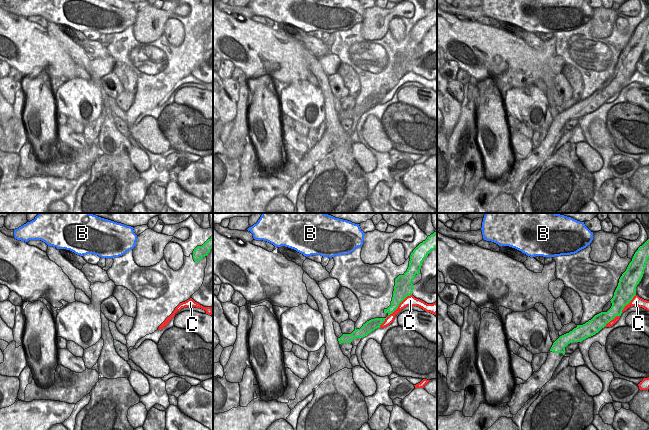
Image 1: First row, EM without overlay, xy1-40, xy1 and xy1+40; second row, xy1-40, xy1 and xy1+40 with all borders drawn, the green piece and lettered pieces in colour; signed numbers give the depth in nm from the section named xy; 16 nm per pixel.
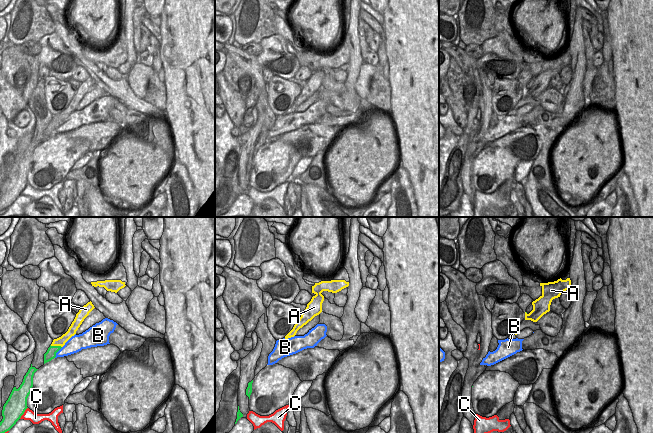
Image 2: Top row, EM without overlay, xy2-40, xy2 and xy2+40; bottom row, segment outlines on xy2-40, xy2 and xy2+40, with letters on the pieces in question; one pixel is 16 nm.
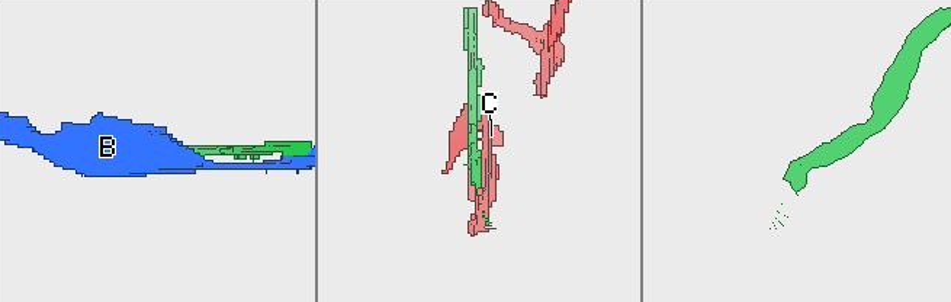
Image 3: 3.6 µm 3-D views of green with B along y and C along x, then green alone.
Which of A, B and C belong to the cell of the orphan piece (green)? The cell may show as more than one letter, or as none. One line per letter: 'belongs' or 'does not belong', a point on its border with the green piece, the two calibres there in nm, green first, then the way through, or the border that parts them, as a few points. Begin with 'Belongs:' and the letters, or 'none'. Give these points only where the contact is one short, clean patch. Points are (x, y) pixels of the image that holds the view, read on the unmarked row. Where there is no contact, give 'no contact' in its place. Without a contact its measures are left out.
Belongs: A
A: belongs; contact xy2-40 (56, 122); calibres 160 and 140 nm
B: does not belong; contact xy2-40 (57, 127); calibres 160 and 220 nm; border xy2-40 (62, 123), (54, 133)
C: does not belong; contact xy1 (394, 86); calibres 190 and 130 nm

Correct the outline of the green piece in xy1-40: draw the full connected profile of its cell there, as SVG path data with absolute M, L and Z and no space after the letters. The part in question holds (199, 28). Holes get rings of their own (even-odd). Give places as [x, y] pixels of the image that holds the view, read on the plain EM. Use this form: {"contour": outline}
{"contour": "M213 11L202 22L197 22L193 27L193 35L199 38L203 33L207 32L213 24Z"}

